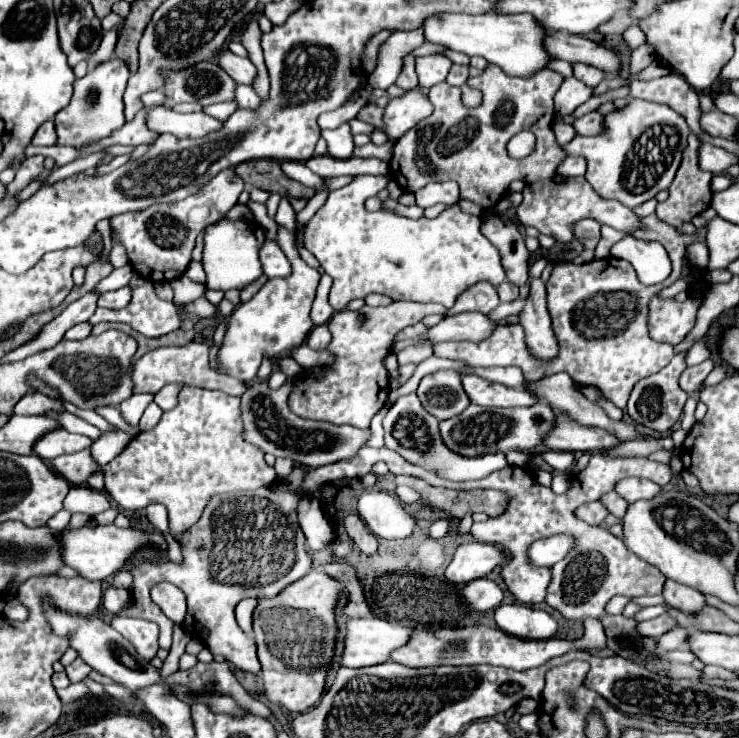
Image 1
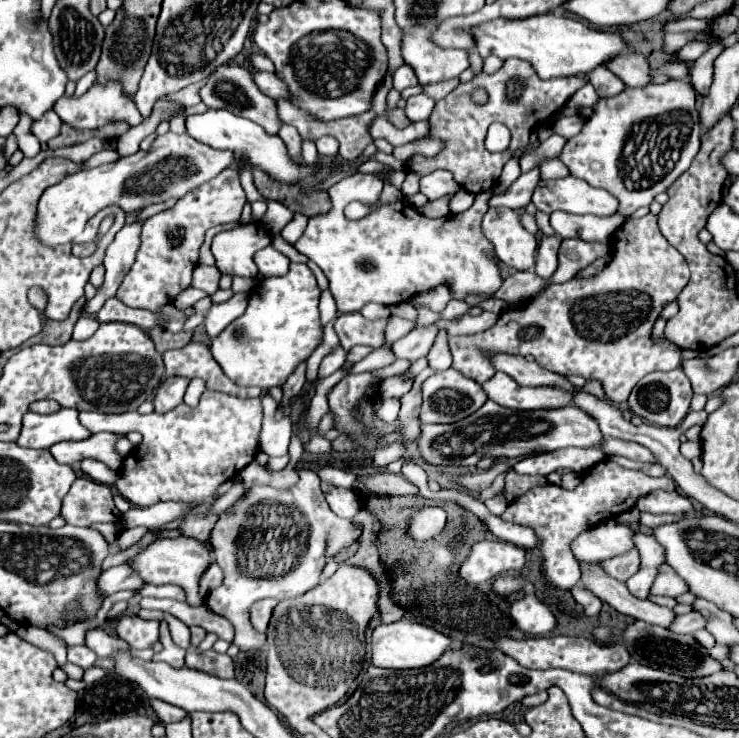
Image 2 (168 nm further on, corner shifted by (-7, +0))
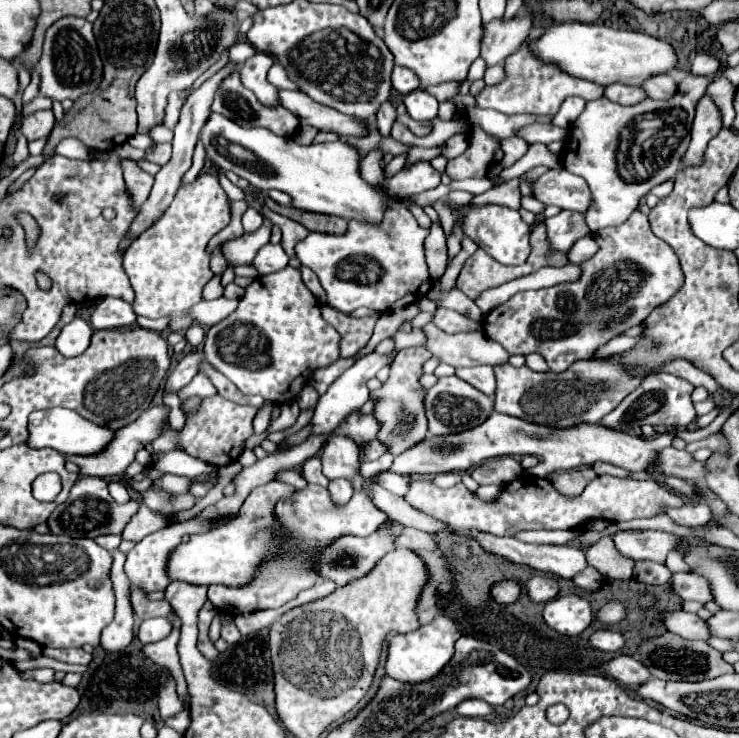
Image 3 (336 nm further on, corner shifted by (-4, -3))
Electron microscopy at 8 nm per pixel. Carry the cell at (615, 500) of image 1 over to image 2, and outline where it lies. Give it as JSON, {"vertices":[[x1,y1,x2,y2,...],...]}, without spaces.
{"vertices":[[641,514,641,518,639,518,639,522,641,522,643,526,647,526,647,528,655,528,655,526,659,526,659,524,665,524,665,522,675,522,675,520,677,520,677,516,673,516,673,514,661,514,661,516]]}

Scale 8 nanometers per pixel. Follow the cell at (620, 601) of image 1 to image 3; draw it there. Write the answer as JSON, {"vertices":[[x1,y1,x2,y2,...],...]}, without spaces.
{"vertices":[[672,551,672,555,668,555,668,569,672,571,672,573,678,573,678,571,684,571,684,573,688,573,690,571,690,567,688,567,688,563,684,561,684,557,680,555,680,551]]}

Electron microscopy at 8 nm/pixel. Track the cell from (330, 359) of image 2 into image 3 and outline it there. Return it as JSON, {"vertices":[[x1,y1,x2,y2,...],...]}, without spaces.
{"vertices":[[306,385,304,389,302,389,302,393,298,395,298,405,300,405,300,411,304,411,304,409,314,409,314,405,318,403,318,391,314,391,314,387,312,385]]}

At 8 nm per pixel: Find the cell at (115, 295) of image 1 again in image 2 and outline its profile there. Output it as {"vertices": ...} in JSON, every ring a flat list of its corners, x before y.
{"vertices":[[227,168,215,180,203,184,195,192,179,198,175,206,151,216,141,228,141,246,137,258,123,284,117,290,117,298,131,308,145,308,159,312,167,302,173,302,175,296,191,284,193,268,199,260,199,248,203,236,211,226,237,222,245,204,245,192,239,182,239,170]]}

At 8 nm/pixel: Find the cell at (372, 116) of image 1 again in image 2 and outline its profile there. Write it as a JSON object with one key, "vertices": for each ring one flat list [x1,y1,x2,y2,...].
{"vertices":[[393,108,393,110,389,110,389,112,385,114,385,118,387,118,393,126,397,126,397,128,405,128,405,126,409,124,409,120,405,118,405,112,403,112,401,108]]}

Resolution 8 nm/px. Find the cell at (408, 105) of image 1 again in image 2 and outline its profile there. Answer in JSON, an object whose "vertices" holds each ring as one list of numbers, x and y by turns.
{"vertices":[[417,94,417,96,411,96,407,100,407,106,405,106,405,114,409,118,409,122,419,122,419,120,427,120,433,112,433,106,435,102,425,96,425,94]]}

